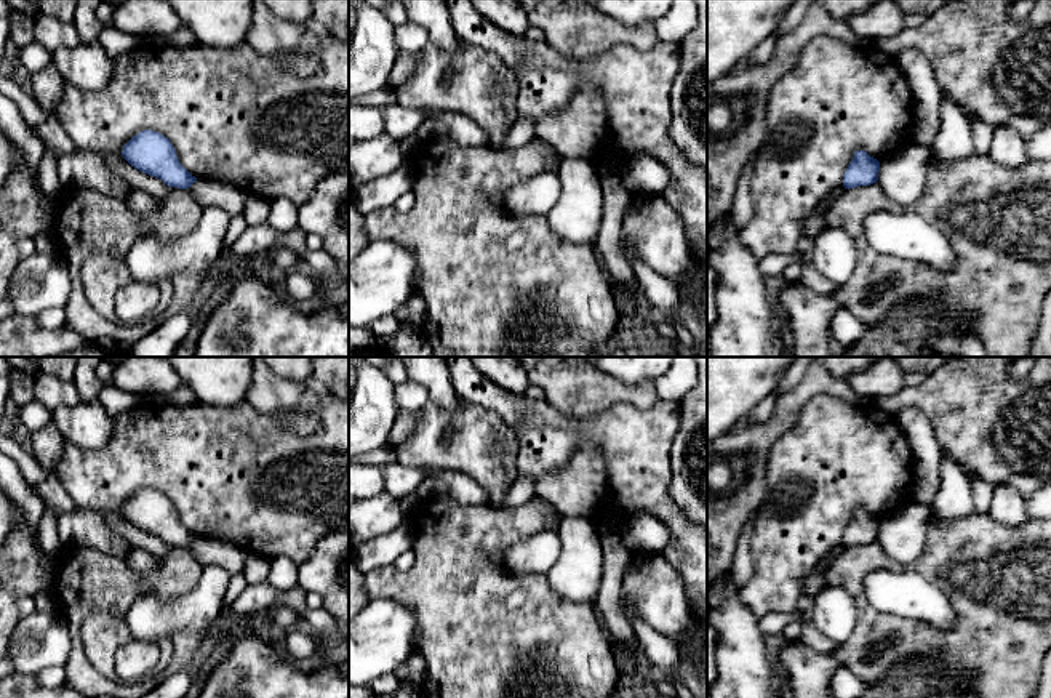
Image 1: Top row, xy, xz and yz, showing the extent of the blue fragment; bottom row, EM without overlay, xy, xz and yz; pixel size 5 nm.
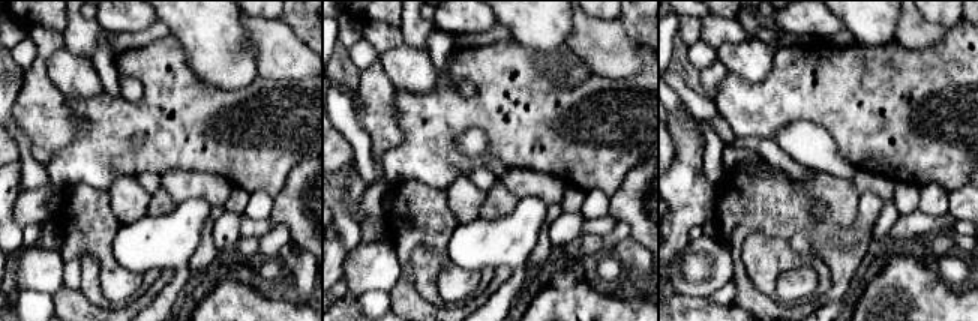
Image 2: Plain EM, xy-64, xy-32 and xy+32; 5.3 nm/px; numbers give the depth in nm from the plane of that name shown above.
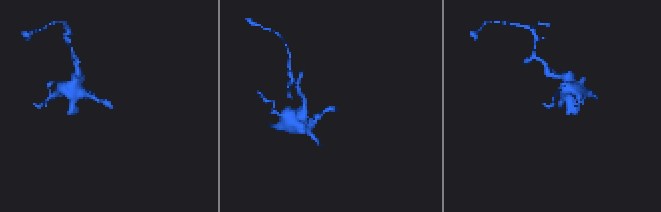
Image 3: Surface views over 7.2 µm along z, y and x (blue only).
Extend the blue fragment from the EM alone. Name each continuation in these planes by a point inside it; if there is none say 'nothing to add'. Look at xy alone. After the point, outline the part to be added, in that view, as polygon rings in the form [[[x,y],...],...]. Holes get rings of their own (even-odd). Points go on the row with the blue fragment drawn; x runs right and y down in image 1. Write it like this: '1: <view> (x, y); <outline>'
nothing to add

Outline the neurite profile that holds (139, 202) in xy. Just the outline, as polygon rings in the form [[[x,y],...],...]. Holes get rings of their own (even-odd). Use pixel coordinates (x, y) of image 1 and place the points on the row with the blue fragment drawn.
[[[134,189],[128,194],[128,207],[134,215],[155,215],[158,200],[144,191]]]

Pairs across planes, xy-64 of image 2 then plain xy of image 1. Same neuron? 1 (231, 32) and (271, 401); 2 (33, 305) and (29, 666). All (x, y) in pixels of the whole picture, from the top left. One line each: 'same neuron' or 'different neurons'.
1: different neurons
2: different neurons

